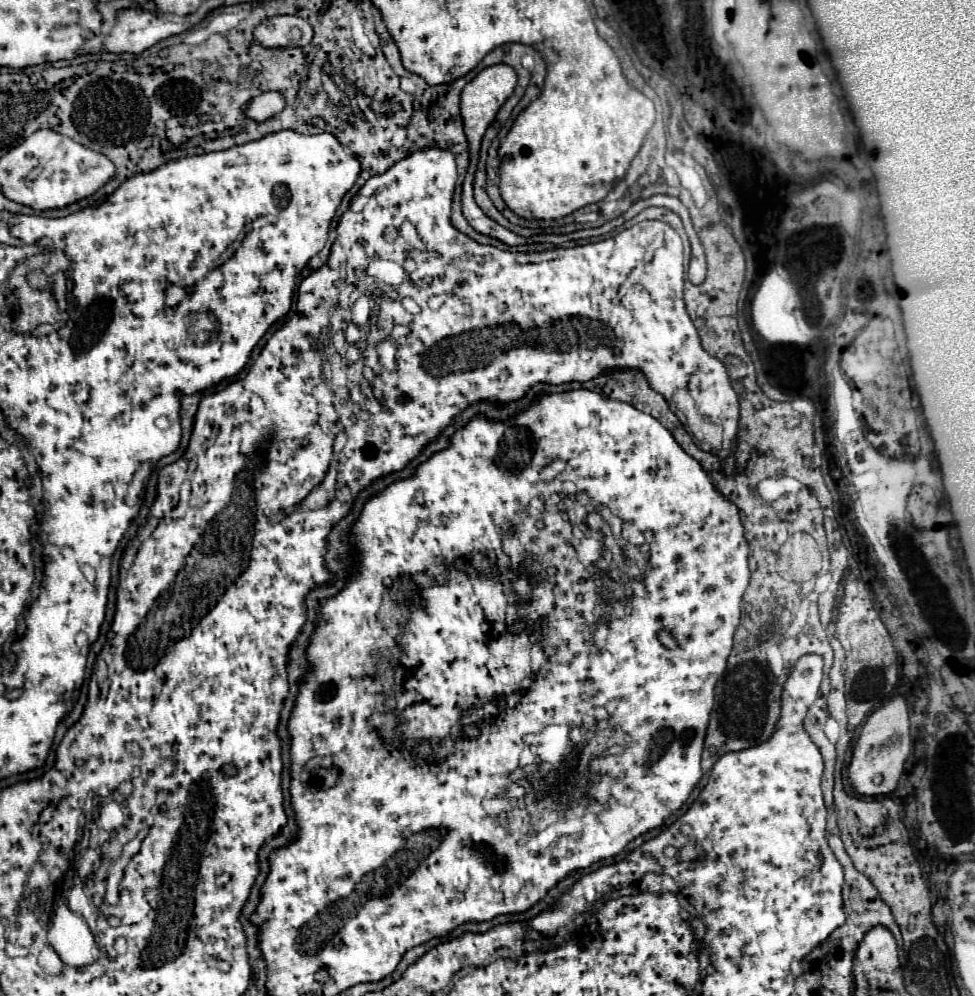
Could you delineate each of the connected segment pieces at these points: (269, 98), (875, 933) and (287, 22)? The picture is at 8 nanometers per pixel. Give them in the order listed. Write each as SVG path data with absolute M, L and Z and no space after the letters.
M264 92L258 98L248 102L246 114L256 122L264 122L272 118L276 112L280 112L282 108L284 108L284 100L278 92Z
M872 928L858 946L854 958L854 976L880 978L886 972L892 972L900 966L898 948L894 936L886 928Z
M272 16L254 30L254 42L264 48L296 48L312 40L312 26L300 16Z

